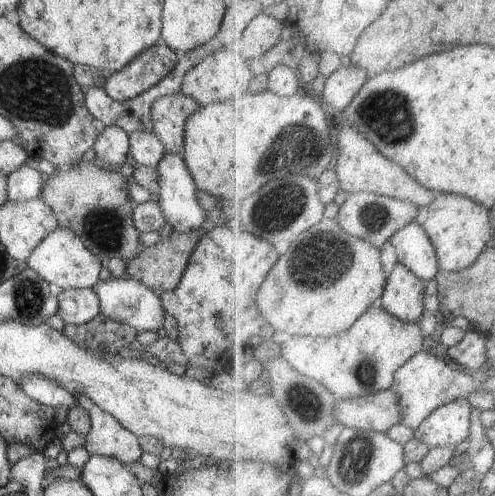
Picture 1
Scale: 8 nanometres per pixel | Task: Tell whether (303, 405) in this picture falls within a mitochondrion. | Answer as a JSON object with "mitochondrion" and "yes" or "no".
{"mitochondrion":"no"}

